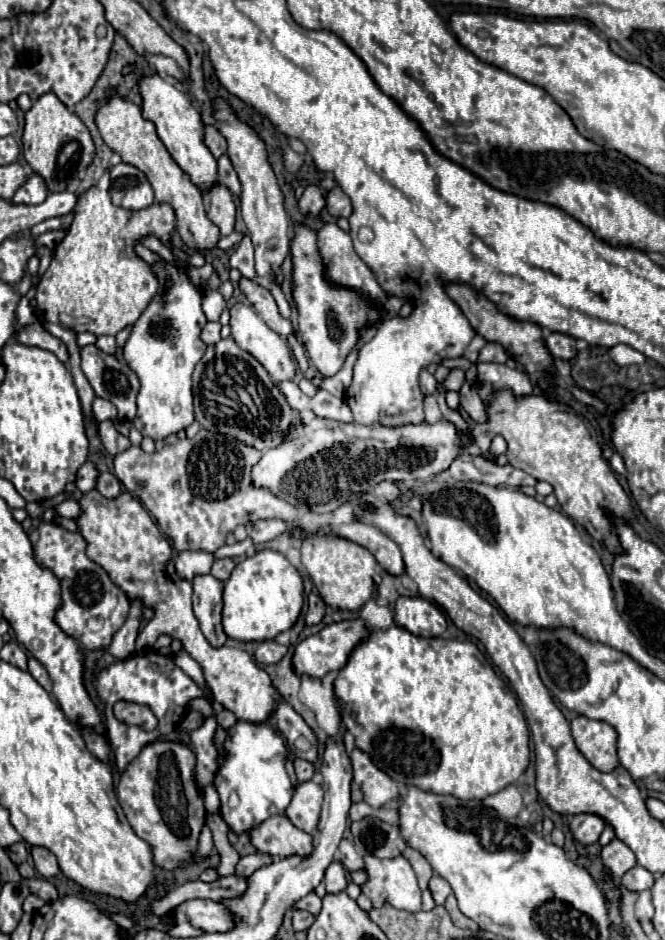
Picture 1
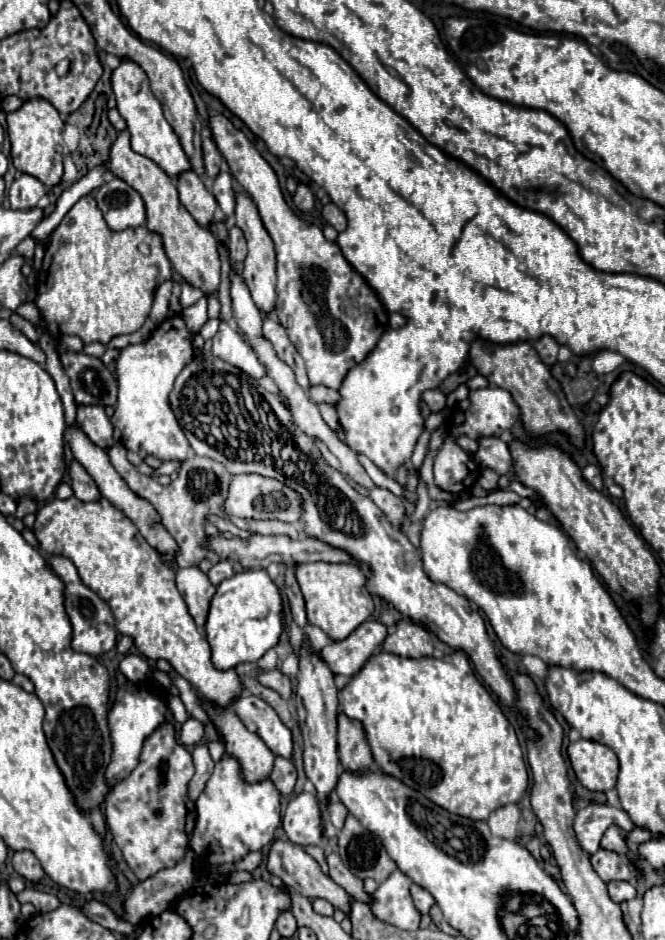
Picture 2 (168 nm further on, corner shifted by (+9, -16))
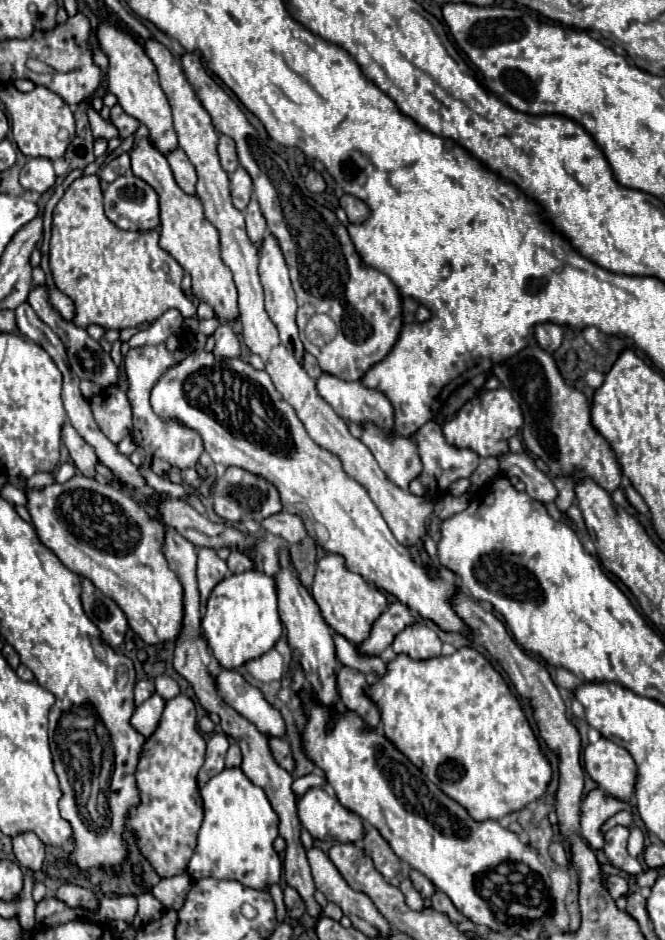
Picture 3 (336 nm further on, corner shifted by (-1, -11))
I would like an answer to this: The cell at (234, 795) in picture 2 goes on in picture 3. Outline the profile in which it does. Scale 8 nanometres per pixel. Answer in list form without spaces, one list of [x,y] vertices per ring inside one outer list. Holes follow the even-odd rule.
[[[240,767],[224,769],[216,777],[212,777],[202,789],[202,801],[204,801],[204,821],[198,831],[198,845],[194,849],[194,855],[188,863],[188,875],[192,879],[234,879],[250,889],[268,891],[270,885],[280,881],[282,863],[278,853],[274,851],[274,839],[278,837],[278,815],[274,813],[266,793],[254,785]]]

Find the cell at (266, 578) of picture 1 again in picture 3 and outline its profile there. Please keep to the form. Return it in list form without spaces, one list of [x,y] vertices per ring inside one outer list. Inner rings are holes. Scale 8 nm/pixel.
[[[246,571],[222,579],[208,597],[202,631],[208,647],[224,669],[238,669],[246,661],[270,651],[282,635],[274,579],[260,571]]]

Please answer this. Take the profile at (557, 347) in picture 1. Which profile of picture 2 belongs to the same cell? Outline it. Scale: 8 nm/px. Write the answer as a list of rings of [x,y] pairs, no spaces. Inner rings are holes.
[[[542,336],[540,340],[534,342],[534,348],[538,352],[538,356],[544,360],[546,366],[554,366],[556,364],[556,356],[558,356],[558,342],[552,336]]]

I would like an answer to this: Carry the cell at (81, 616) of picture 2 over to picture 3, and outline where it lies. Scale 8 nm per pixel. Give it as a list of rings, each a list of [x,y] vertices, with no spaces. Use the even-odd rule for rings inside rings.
[[[82,579],[82,605],[90,621],[102,631],[102,639],[110,647],[120,647],[128,631],[122,609],[112,599],[104,597],[88,579]]]

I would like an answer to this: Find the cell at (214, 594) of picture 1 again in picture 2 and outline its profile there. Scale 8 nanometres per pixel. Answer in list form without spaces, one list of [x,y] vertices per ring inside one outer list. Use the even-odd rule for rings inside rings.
[[[198,566],[180,568],[176,572],[176,586],[178,586],[196,626],[204,628],[208,612],[210,612],[210,602],[212,602],[212,596],[216,594],[216,588],[208,582],[206,574],[198,570]]]

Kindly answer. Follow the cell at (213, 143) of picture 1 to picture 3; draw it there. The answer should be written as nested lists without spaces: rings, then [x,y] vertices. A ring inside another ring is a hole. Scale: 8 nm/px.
[[[220,135],[220,145],[218,145],[218,155],[220,155],[220,163],[224,167],[226,173],[234,173],[238,167],[238,153],[234,147],[234,139]]]

